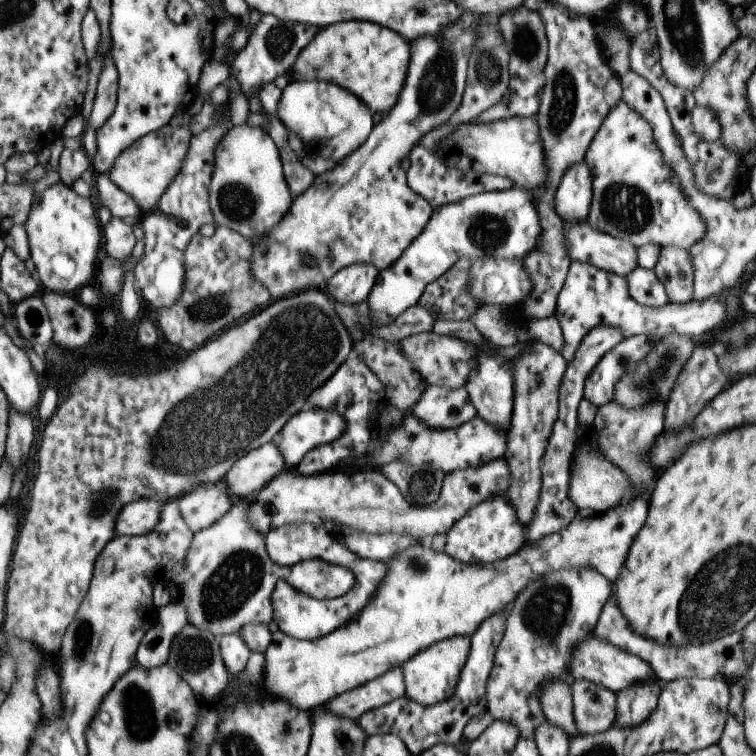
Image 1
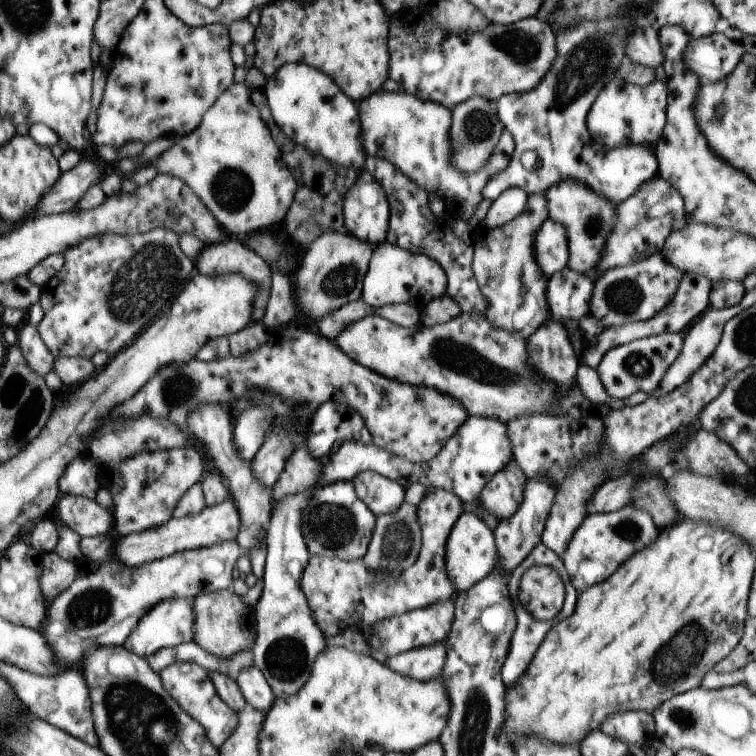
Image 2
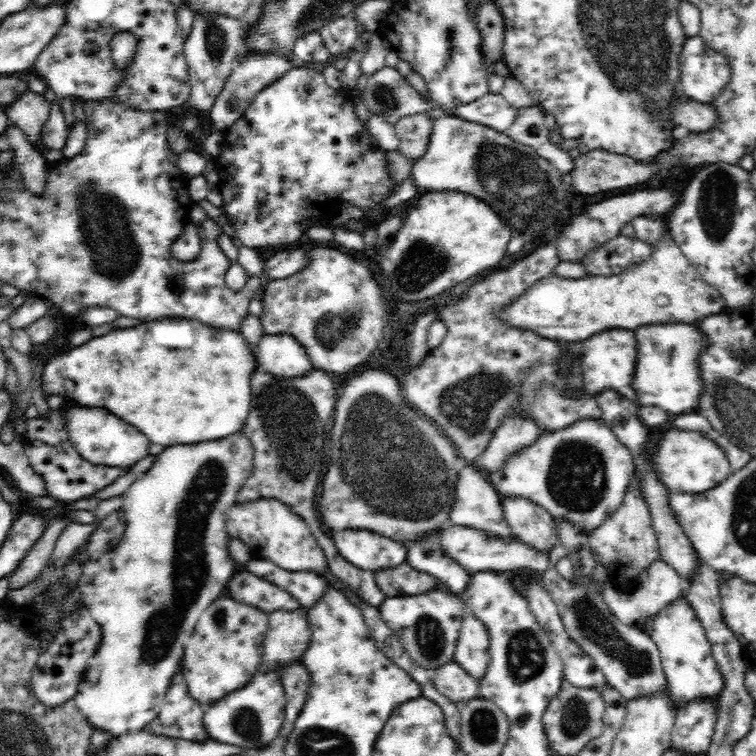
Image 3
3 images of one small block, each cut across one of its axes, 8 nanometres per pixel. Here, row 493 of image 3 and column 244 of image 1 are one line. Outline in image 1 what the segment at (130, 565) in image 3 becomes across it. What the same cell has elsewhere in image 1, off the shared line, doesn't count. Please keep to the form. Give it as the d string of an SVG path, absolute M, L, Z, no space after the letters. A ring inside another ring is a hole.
M247 124L229 127L213 150L208 185L208 205L213 224L226 226L253 243L263 238L267 230L283 218L293 199L283 178L277 147L268 133Z

